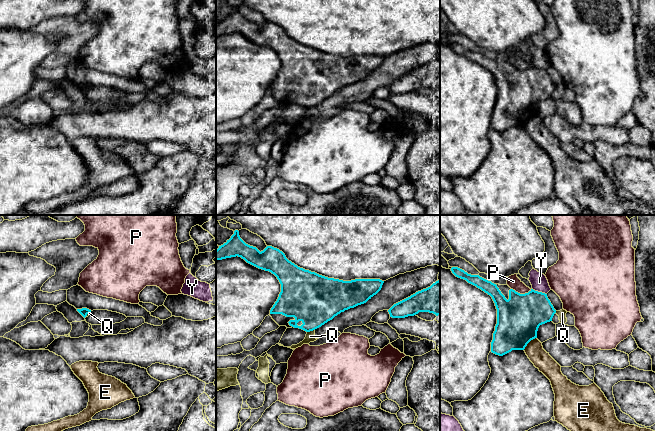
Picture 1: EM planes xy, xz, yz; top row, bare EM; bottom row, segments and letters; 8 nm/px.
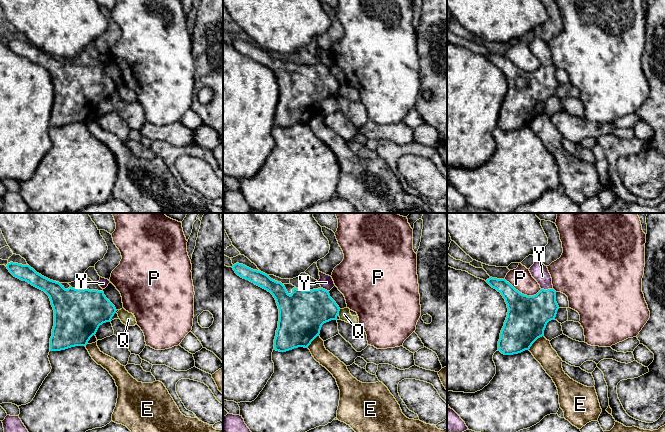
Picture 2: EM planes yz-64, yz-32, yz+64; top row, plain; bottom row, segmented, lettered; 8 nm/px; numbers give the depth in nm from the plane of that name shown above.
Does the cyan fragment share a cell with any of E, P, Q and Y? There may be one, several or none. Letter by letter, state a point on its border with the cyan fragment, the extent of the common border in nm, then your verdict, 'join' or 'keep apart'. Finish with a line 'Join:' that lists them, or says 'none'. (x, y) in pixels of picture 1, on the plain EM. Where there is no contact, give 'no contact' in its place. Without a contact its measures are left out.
E: yz (529, 117) | 150 nm | keep apart
P: yz (521, 70) | 170 nm | keep apart
Q: xz (310, 106) | 70 nm | keep apart
Y: yz (539, 68) | 130 nm | keep apart
Join: none

